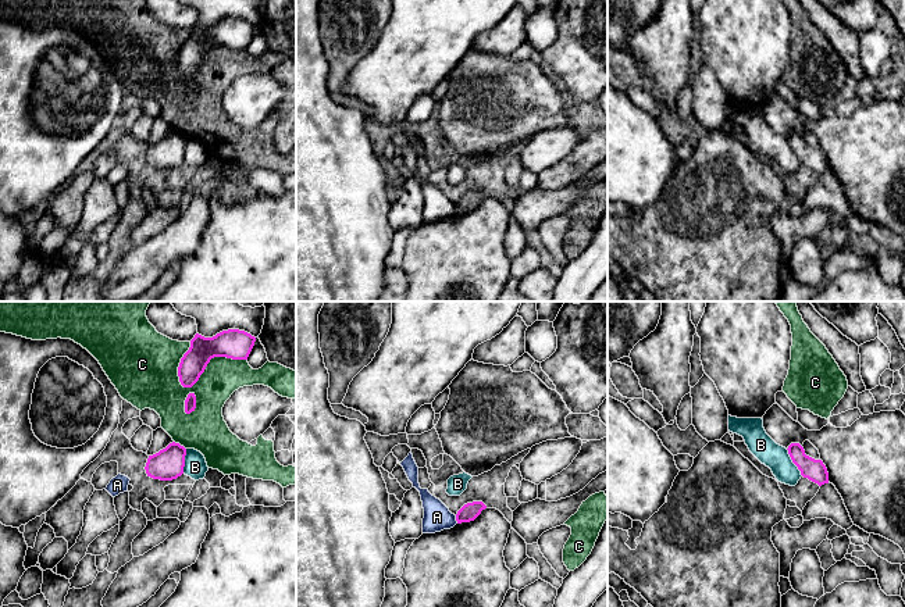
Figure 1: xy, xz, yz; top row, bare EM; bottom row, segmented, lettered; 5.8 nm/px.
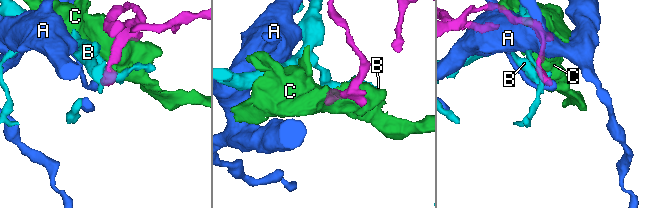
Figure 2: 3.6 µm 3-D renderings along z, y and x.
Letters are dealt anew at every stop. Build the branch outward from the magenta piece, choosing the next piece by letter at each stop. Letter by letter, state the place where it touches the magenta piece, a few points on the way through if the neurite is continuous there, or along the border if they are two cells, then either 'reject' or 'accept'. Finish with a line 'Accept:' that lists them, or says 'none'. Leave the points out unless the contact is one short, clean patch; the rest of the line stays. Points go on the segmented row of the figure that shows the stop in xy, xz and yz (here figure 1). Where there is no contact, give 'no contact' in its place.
A: xz (456, 520) | along xz (455, 516), (458, 522) | reject
B: yz (793, 461) | along yz (786, 449), (802, 475) | reject
C: xy (209, 361) | reject
Accept: none

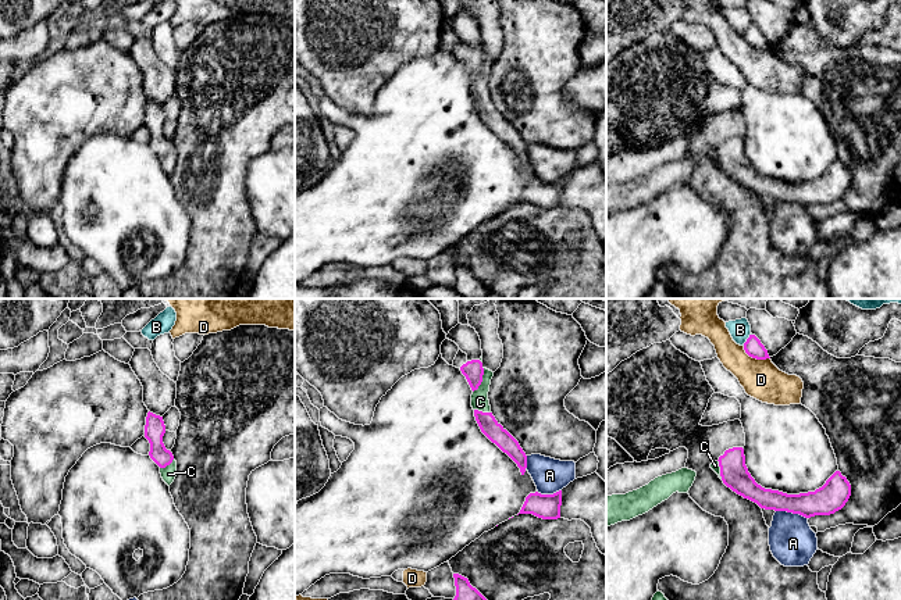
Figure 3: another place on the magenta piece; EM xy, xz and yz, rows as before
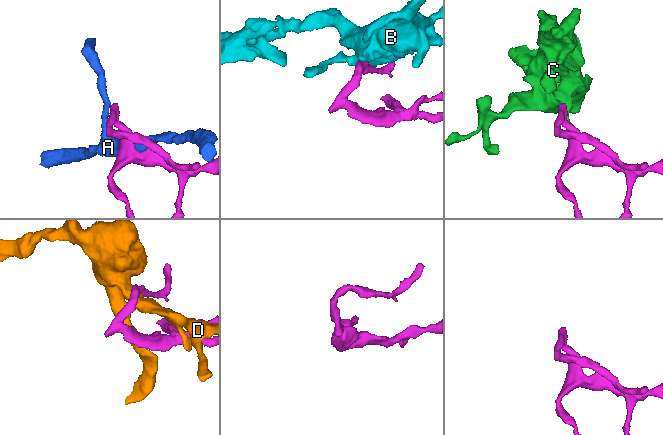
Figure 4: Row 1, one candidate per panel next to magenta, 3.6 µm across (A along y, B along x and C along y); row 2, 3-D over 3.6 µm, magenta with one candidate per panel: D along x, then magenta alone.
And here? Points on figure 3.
A: yz (791, 511) | reject
B: yz (747, 339) | along yz (751, 334), (743, 345) | reject
C: xz (481, 381) | across xz (473, 370), (481, 381), (480, 402) | accept
D: yz (755, 357) | reject
Accept: C

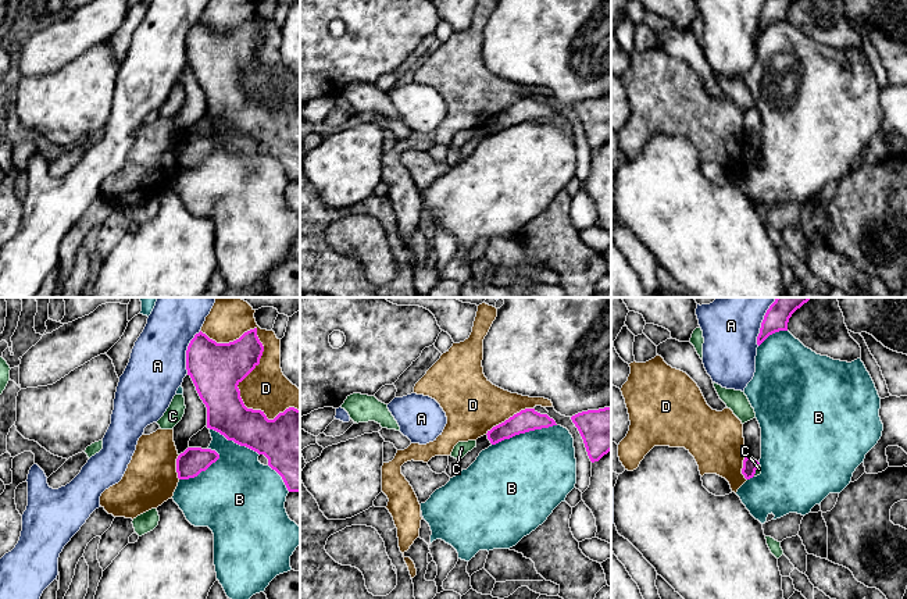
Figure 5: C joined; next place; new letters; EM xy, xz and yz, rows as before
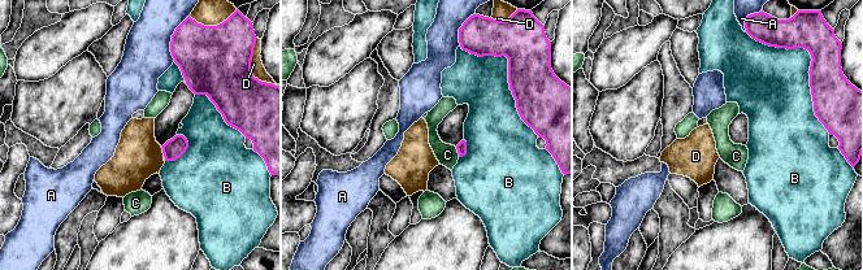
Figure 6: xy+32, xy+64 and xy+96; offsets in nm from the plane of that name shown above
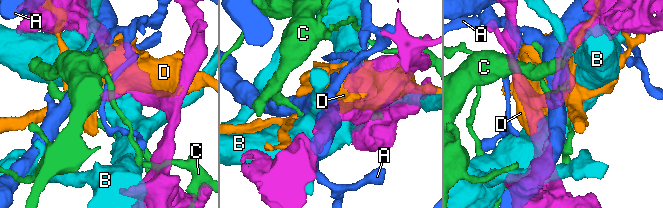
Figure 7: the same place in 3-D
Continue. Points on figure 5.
A: yz (763, 321) | reject
B: xz (524, 432) | reject
C: yz (756, 469) | along yz (759, 463), (753, 476) | reject
D: xy (254, 367) | reject
Accept: none

